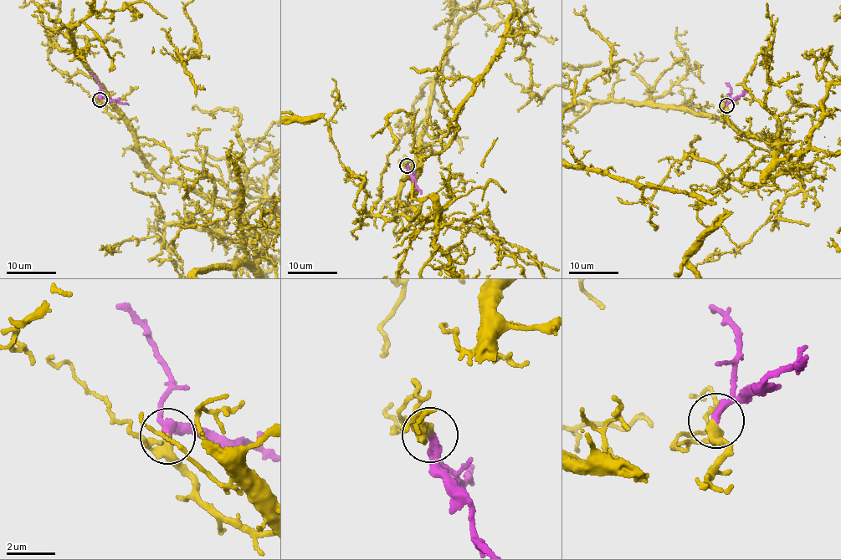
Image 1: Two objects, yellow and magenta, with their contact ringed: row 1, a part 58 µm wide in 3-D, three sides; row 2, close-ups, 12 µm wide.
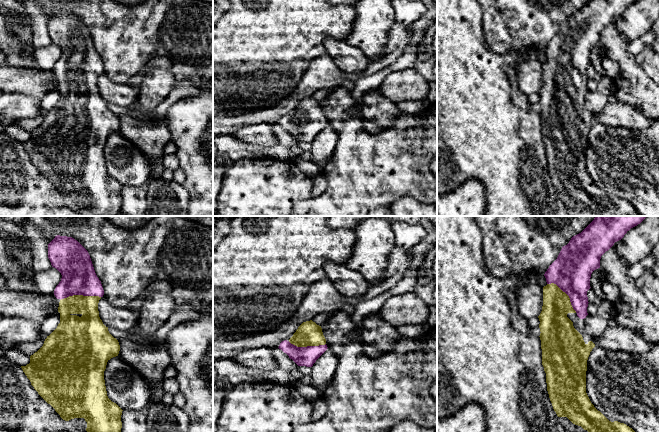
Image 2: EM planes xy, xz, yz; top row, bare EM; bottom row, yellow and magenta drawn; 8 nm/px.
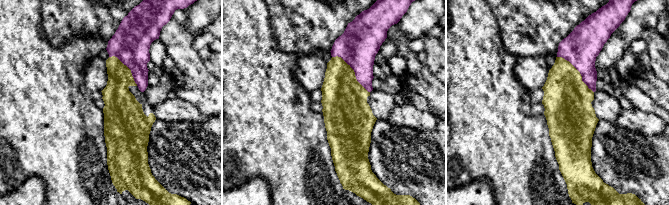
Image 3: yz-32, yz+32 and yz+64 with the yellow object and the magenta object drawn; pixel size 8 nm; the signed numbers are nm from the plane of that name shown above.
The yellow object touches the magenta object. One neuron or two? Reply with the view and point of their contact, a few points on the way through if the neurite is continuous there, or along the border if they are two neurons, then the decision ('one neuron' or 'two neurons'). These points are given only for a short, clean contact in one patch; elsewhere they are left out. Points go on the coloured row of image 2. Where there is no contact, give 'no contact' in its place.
xy (80, 295) | one neuron

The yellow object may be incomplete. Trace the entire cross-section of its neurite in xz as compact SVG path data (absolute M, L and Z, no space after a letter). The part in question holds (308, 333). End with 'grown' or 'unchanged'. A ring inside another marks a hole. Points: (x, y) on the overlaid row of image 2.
M310 320L303 322L293 336L288 341L282 341L278 348L286 353L298 366L312 367L328 347L321 326Z; grown

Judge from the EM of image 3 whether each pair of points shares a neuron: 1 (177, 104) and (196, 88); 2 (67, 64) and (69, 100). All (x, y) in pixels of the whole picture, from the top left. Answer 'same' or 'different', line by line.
1: different
2: same

